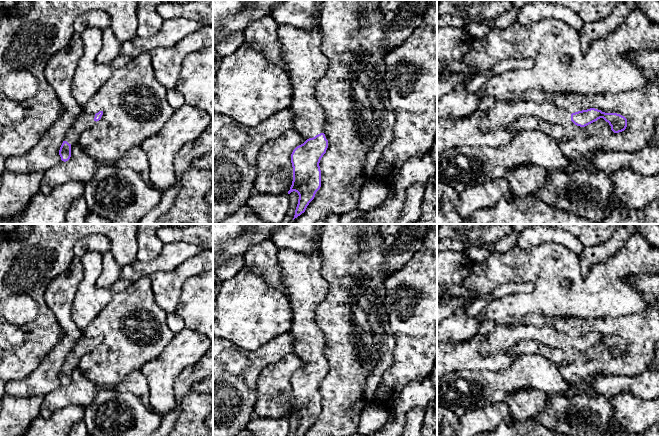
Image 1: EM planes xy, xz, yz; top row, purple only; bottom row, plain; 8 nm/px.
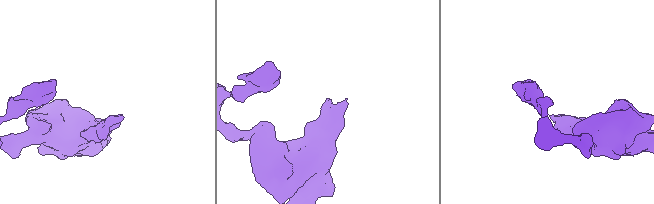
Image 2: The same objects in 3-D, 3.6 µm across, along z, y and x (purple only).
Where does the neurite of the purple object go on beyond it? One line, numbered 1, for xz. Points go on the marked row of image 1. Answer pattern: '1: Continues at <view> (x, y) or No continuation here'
1: Continues at xz (304, 63)

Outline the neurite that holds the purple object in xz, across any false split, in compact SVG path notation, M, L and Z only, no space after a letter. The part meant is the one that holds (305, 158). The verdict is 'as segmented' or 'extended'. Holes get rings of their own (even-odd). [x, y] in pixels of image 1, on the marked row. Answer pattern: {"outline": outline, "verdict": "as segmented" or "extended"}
{"outline": "M320 13L317 14L317 18L318 22L312 30L302 30L290 25L282 25L277 29L282 48L284 70L289 76L293 87L293 98L289 106L294 119L293 130L306 140L303 144L297 146L291 154L293 181L288 194L295 191L299 195L293 220L305 212L321 187L319 163L328 148L328 140L323 133L325 126L324 110L316 97L317 84L325 76L328 68L328 59L320 51L323 38L319 24Z", "verdict": "extended"}

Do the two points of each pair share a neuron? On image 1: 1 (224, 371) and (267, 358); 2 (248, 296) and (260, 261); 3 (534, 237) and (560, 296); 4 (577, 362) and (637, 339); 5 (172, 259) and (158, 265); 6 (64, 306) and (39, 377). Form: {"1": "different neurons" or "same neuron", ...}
{"1": "same neuron", "2": "different neurons", "3": "different neurons", "4": "same neuron", "5": "same neuron", "6": "same neuron"}

